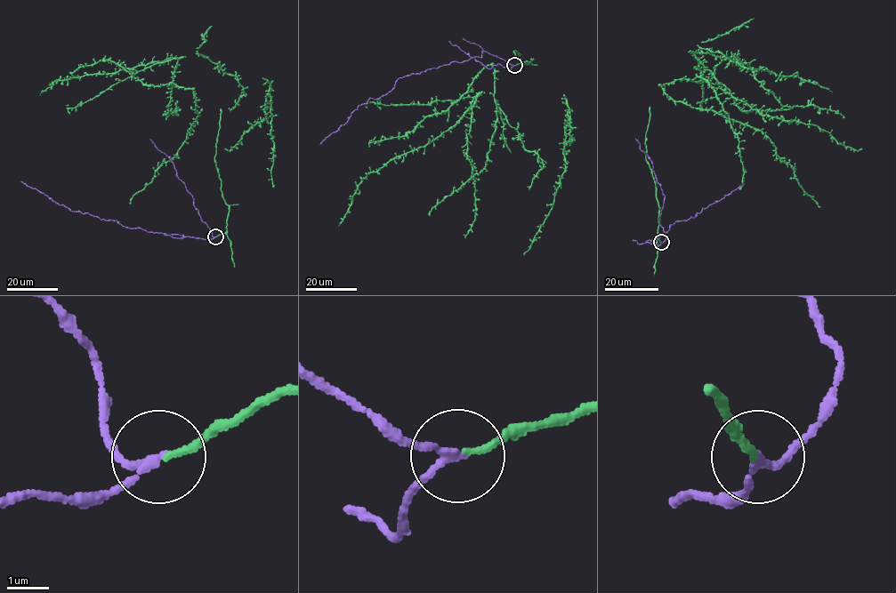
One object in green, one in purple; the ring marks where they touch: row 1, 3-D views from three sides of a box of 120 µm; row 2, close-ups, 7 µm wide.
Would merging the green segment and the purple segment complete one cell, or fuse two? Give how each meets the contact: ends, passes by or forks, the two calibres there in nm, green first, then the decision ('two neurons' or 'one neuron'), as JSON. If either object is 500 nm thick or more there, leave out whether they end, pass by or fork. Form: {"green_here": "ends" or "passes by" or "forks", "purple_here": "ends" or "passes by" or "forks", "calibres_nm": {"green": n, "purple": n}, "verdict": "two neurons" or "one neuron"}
{"green_here": "ends", "purple_here": "passes by", "calibres_nm": {"green": 150, "purple": 170}, "verdict": "one neuron"}

